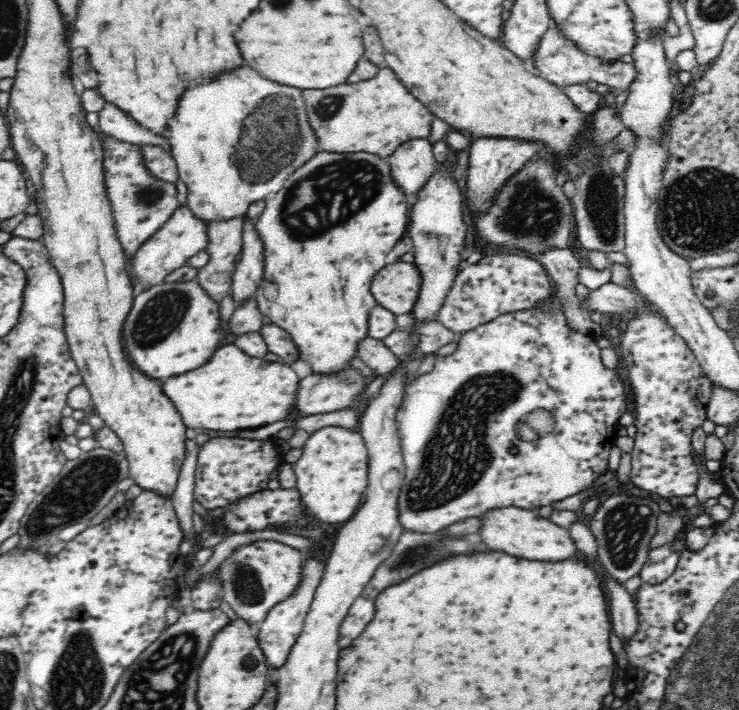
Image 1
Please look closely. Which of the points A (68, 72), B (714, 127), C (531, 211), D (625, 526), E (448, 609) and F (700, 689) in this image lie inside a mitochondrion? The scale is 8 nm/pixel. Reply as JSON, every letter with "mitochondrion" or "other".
{"A":"other","B":"other","C":"mitochondrion","D":"mitochondrion","E":"other","F":"mitochondrion"}

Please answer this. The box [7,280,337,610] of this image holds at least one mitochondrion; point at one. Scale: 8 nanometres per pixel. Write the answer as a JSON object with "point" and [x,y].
{"point":[76,494]}

